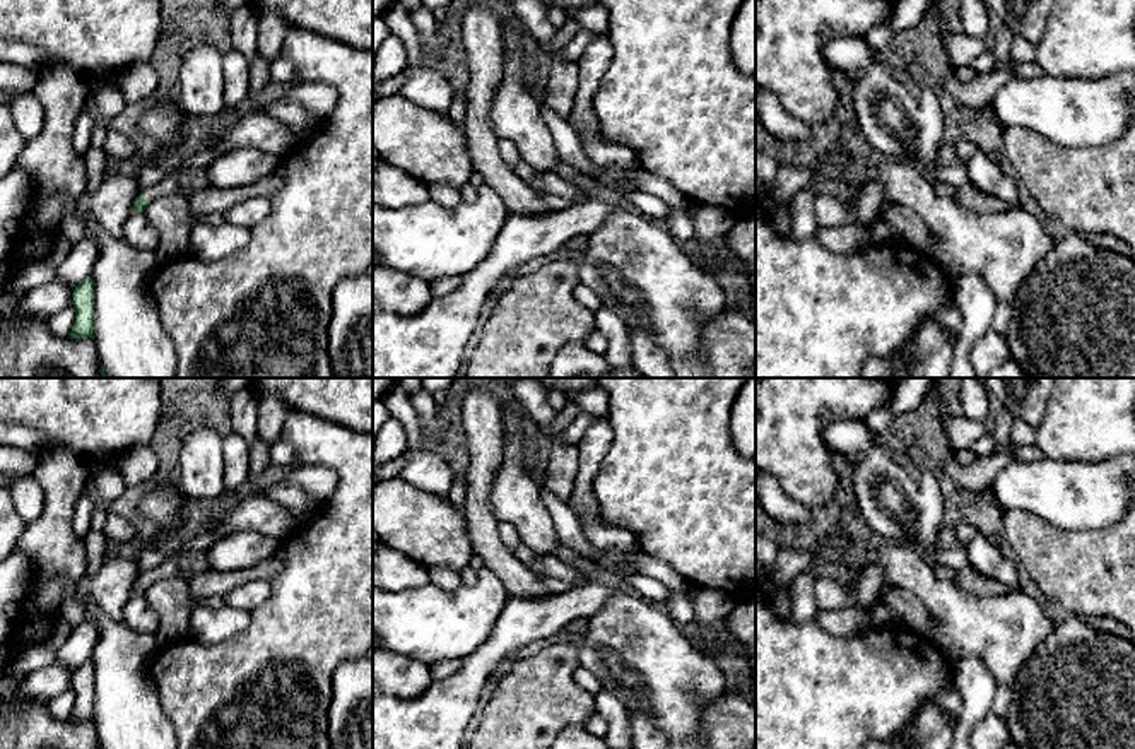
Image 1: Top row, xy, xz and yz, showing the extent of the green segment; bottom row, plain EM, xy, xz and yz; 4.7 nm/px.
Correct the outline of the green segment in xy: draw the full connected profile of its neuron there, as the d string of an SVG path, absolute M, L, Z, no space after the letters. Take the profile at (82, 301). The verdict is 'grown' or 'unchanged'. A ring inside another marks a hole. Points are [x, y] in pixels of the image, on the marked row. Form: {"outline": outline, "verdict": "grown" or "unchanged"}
{"outline": "M92 277L79 282L74 289L72 304L75 308L75 321L70 330L72 339L94 340L94 282Z", "verdict": "unchanged"}

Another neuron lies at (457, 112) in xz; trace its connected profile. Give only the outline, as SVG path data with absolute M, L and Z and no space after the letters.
M455 91L448 115L460 128L460 132L465 135L467 96L463 92Z

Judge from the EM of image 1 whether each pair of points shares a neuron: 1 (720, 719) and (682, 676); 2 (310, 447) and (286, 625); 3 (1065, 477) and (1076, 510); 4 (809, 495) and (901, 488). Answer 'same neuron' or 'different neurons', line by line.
1: different neurons
2: same neuron
3: same neuron
4: different neurons

